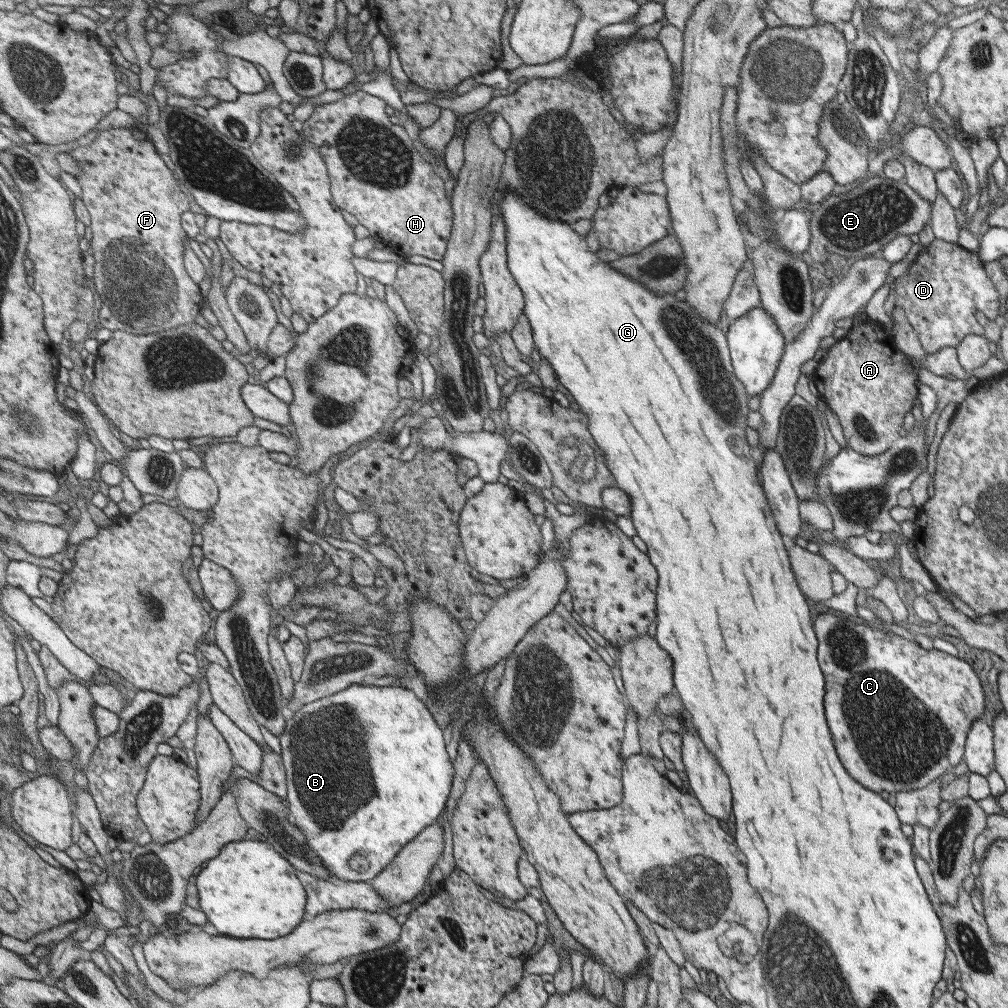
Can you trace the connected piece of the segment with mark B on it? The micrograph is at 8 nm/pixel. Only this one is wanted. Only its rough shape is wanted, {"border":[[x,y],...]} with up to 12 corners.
{"border":[[353,684],[279,740],[341,882],[437,818],[453,770],[412,692]]}

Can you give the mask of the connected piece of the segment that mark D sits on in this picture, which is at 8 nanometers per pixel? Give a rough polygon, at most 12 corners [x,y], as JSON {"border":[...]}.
{"border":[[931,240],[894,278],[926,354],[983,336],[998,292],[976,253]]}

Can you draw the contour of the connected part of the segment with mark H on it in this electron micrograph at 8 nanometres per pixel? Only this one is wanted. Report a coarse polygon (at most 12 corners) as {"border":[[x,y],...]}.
{"border":[[361,90],[248,150],[307,227],[223,221],[309,323],[357,290],[355,232],[440,261],[451,208]]}

